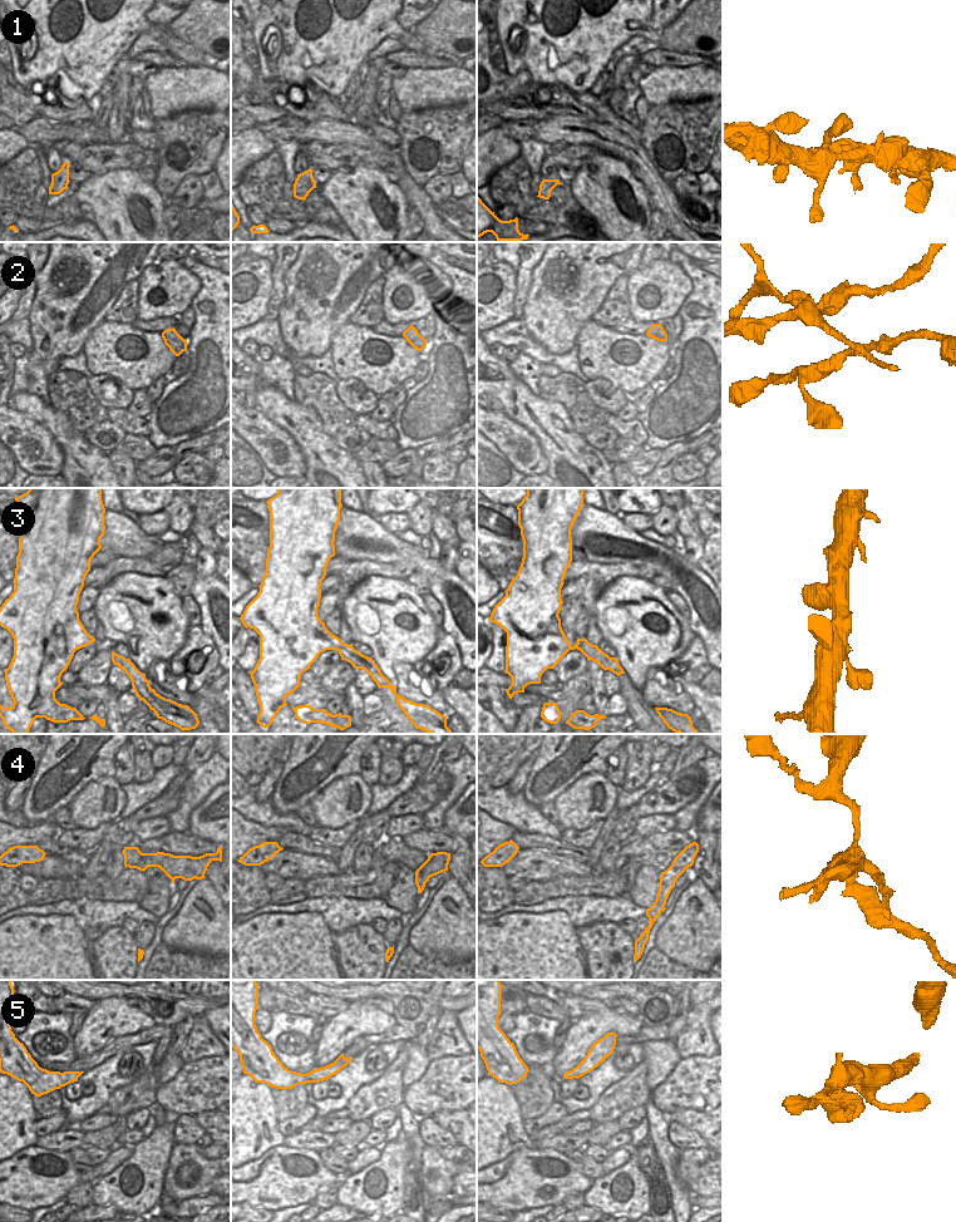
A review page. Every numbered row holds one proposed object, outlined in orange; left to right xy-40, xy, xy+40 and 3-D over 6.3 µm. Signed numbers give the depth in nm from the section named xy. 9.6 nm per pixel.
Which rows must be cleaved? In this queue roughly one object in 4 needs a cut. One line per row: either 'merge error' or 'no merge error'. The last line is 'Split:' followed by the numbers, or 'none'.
1: no merge error
2: no merge error
3: no merge error
4: merge error
5: no merge error
Split: 4

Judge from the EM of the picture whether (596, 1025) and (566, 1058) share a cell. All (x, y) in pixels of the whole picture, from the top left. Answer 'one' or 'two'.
one

